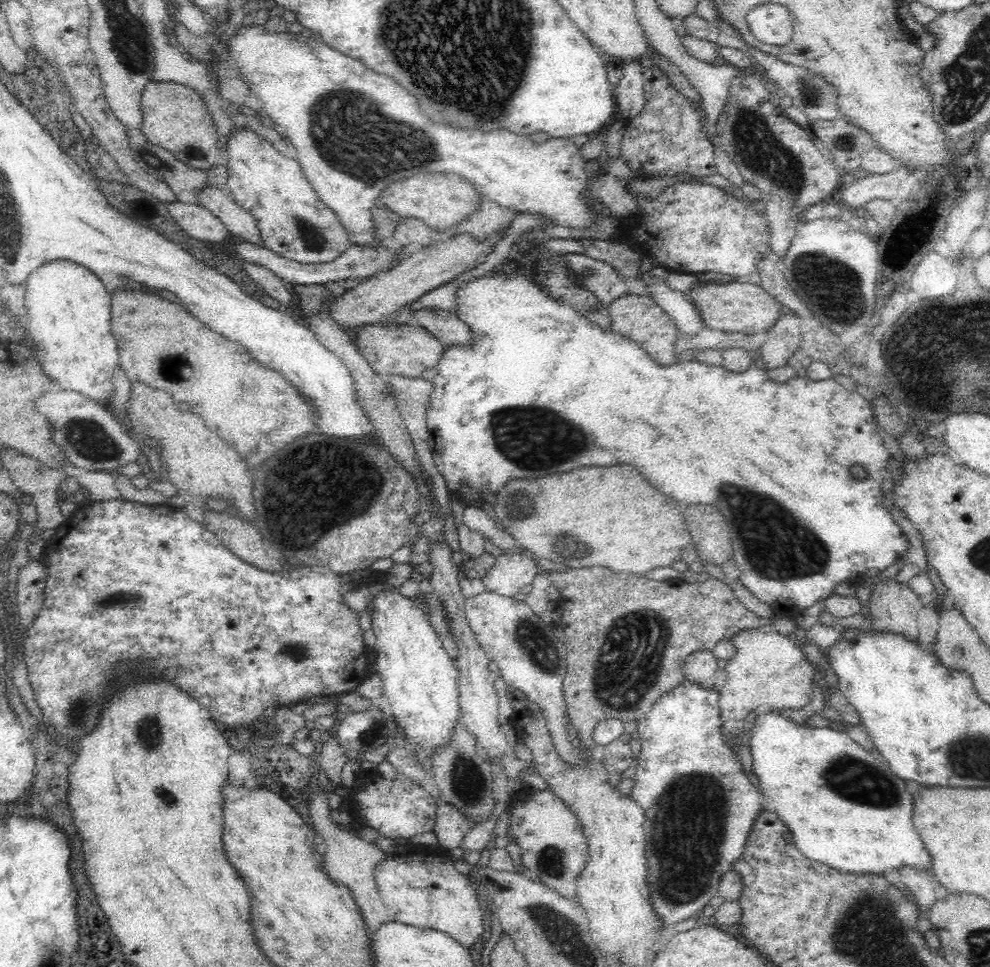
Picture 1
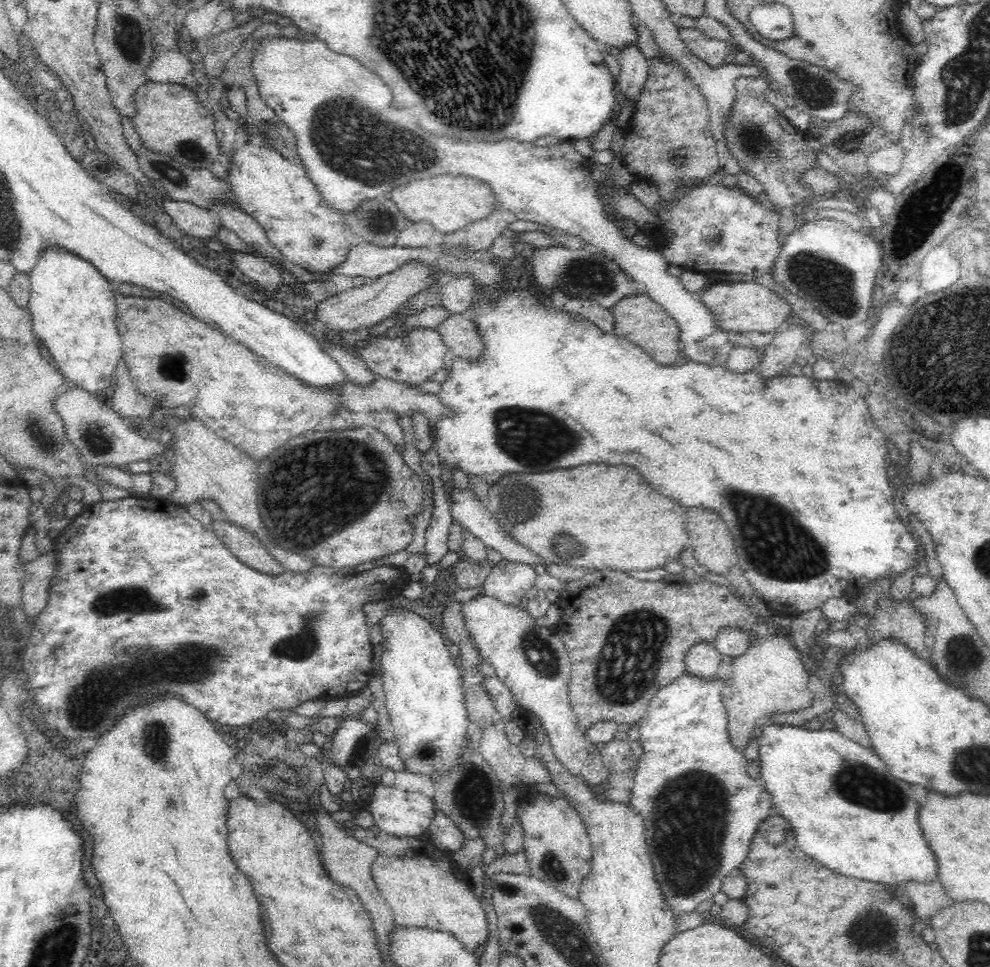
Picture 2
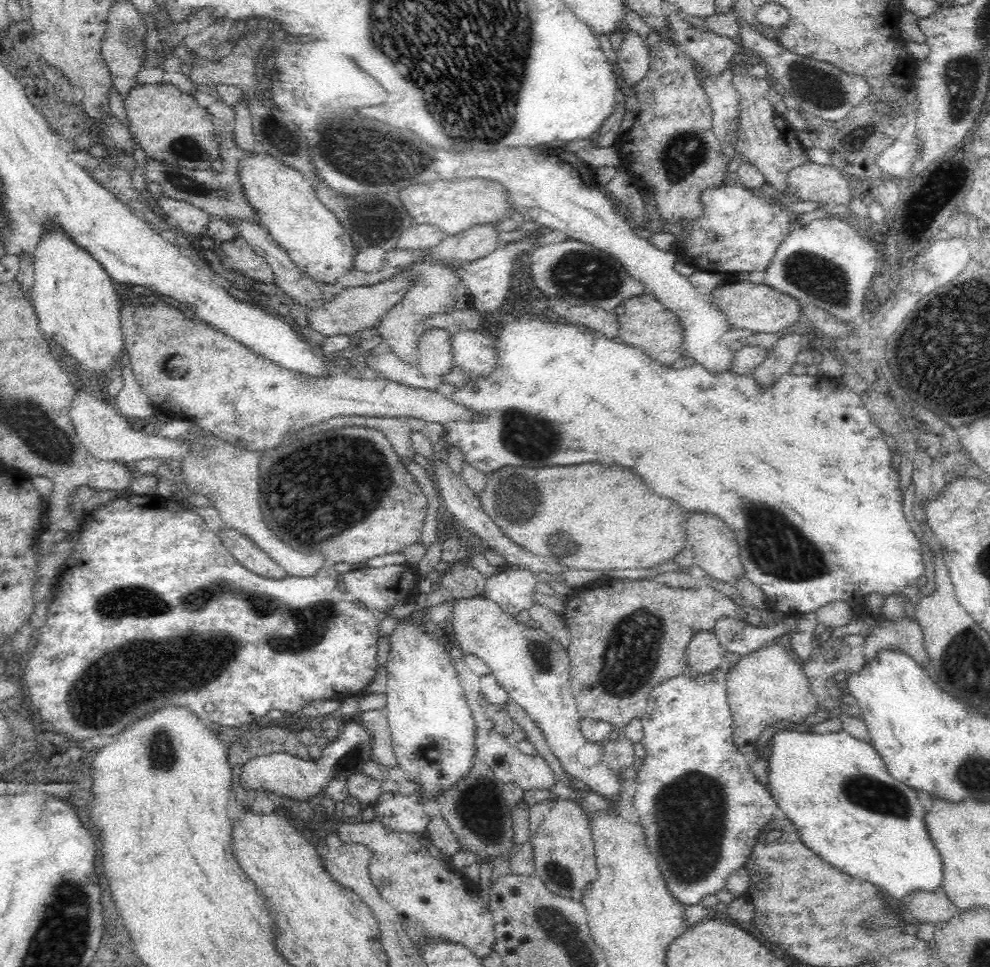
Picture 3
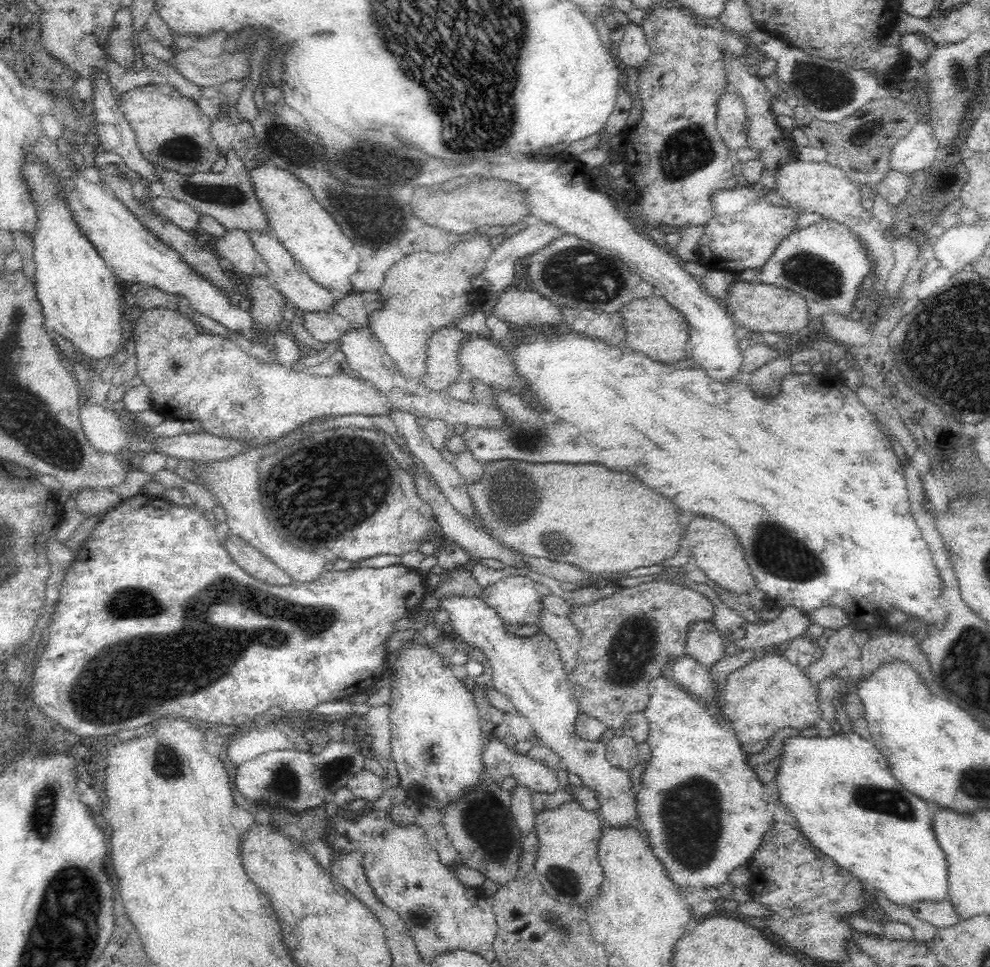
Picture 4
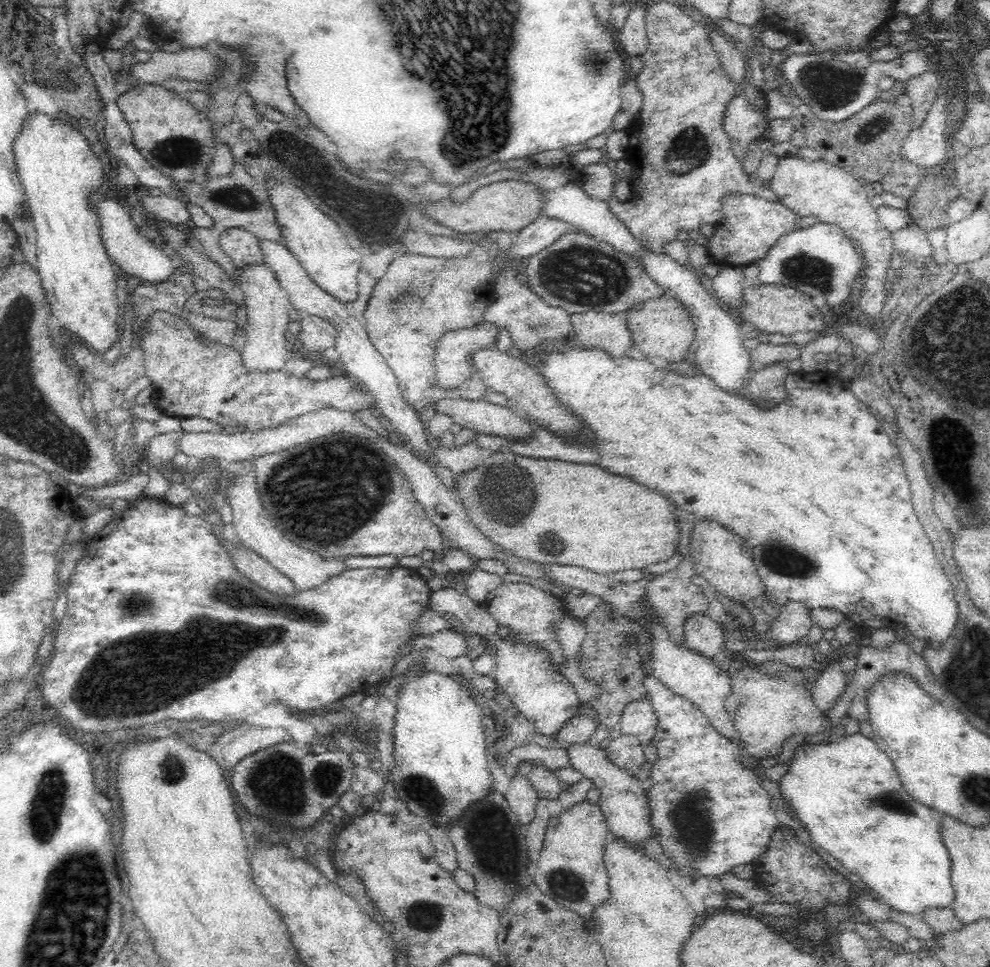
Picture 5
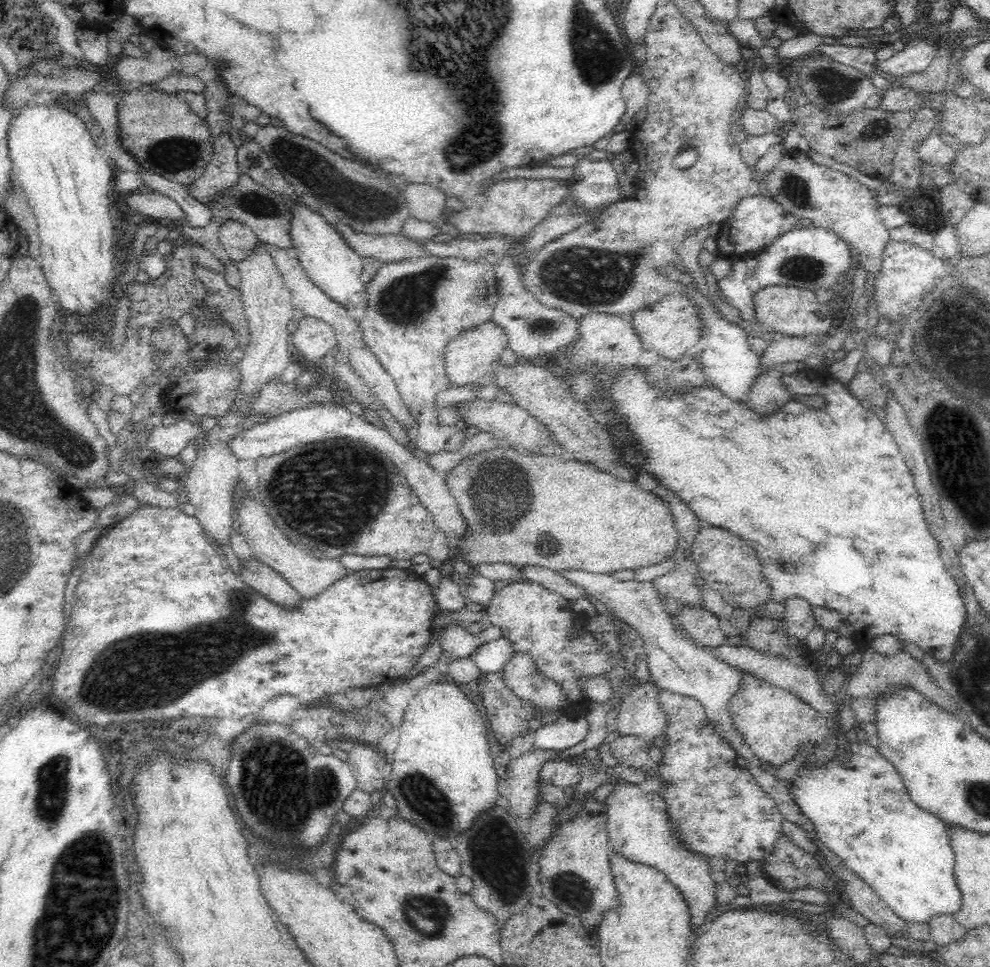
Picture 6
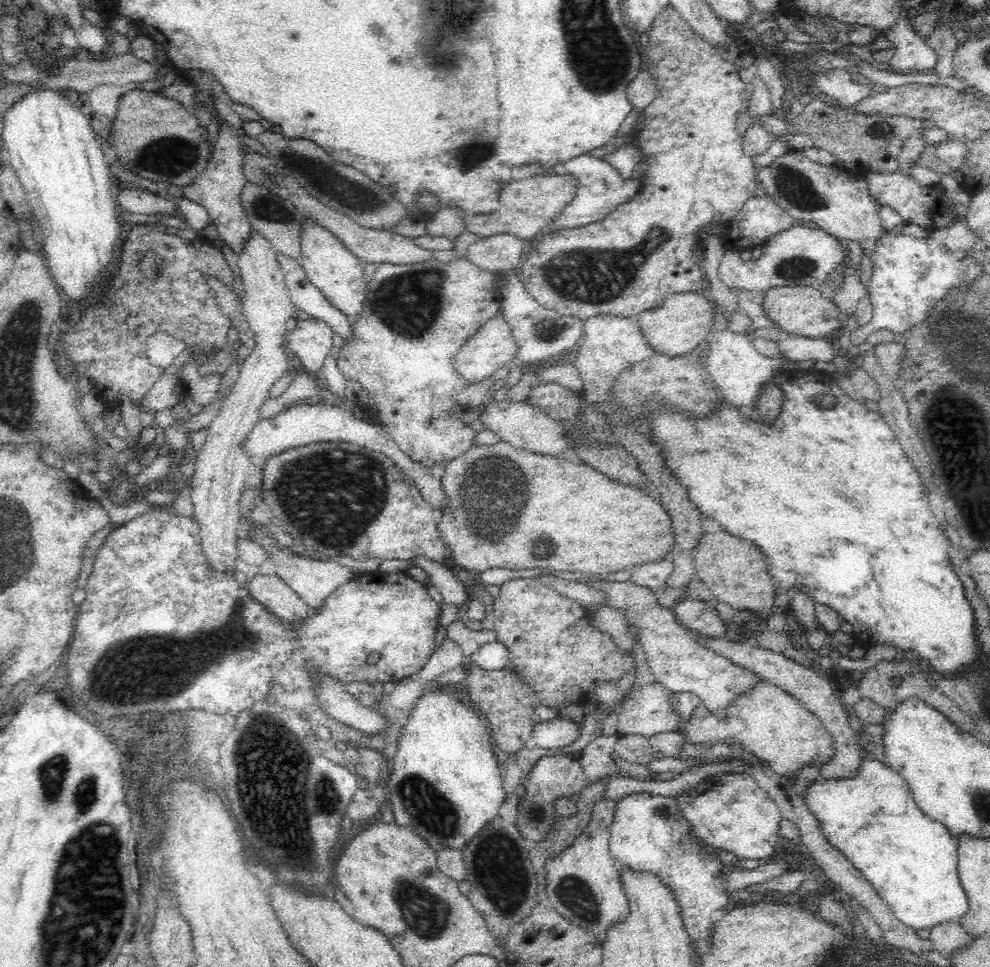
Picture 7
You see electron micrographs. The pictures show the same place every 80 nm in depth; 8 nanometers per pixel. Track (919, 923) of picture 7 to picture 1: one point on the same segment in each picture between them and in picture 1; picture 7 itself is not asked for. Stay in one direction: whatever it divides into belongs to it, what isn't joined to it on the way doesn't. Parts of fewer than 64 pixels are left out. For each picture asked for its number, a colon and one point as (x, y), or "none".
1: (843, 805)
2: (842, 802)
3: (847, 807)
4: (841, 790)
5: (847, 794)
6: (862, 811)

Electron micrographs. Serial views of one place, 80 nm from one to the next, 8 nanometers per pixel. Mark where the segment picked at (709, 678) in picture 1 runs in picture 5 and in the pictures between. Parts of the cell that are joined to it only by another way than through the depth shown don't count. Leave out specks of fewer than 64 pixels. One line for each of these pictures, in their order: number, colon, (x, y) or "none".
2: (702, 659)
3: (704, 653)
4: (704, 643)
5: (702, 634)

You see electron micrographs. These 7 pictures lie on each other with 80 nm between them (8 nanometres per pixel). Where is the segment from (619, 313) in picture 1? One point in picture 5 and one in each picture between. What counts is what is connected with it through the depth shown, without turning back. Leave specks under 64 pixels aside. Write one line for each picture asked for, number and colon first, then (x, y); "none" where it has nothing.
2: (639, 319)
3: (644, 322)
4: (655, 328)
5: (663, 327)

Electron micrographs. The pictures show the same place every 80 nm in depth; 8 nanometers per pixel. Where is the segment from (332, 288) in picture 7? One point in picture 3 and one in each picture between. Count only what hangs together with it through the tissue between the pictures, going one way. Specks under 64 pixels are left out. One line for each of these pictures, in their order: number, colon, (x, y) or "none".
3: (286, 204)
4: (310, 234)
5: (313, 238)
6: (330, 264)

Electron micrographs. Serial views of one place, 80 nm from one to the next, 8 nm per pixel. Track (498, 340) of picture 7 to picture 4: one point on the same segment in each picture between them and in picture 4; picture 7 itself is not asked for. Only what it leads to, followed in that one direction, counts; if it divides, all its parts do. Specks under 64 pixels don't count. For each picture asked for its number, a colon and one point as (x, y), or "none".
4: (443, 368)
5: (453, 363)
6: (468, 357)

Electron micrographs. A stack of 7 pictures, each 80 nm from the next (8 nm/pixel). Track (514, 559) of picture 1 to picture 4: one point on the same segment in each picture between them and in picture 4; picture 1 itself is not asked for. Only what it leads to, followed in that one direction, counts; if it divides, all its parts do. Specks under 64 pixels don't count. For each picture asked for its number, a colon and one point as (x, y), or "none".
2: (508, 583)
3: (513, 591)
4: (515, 600)

